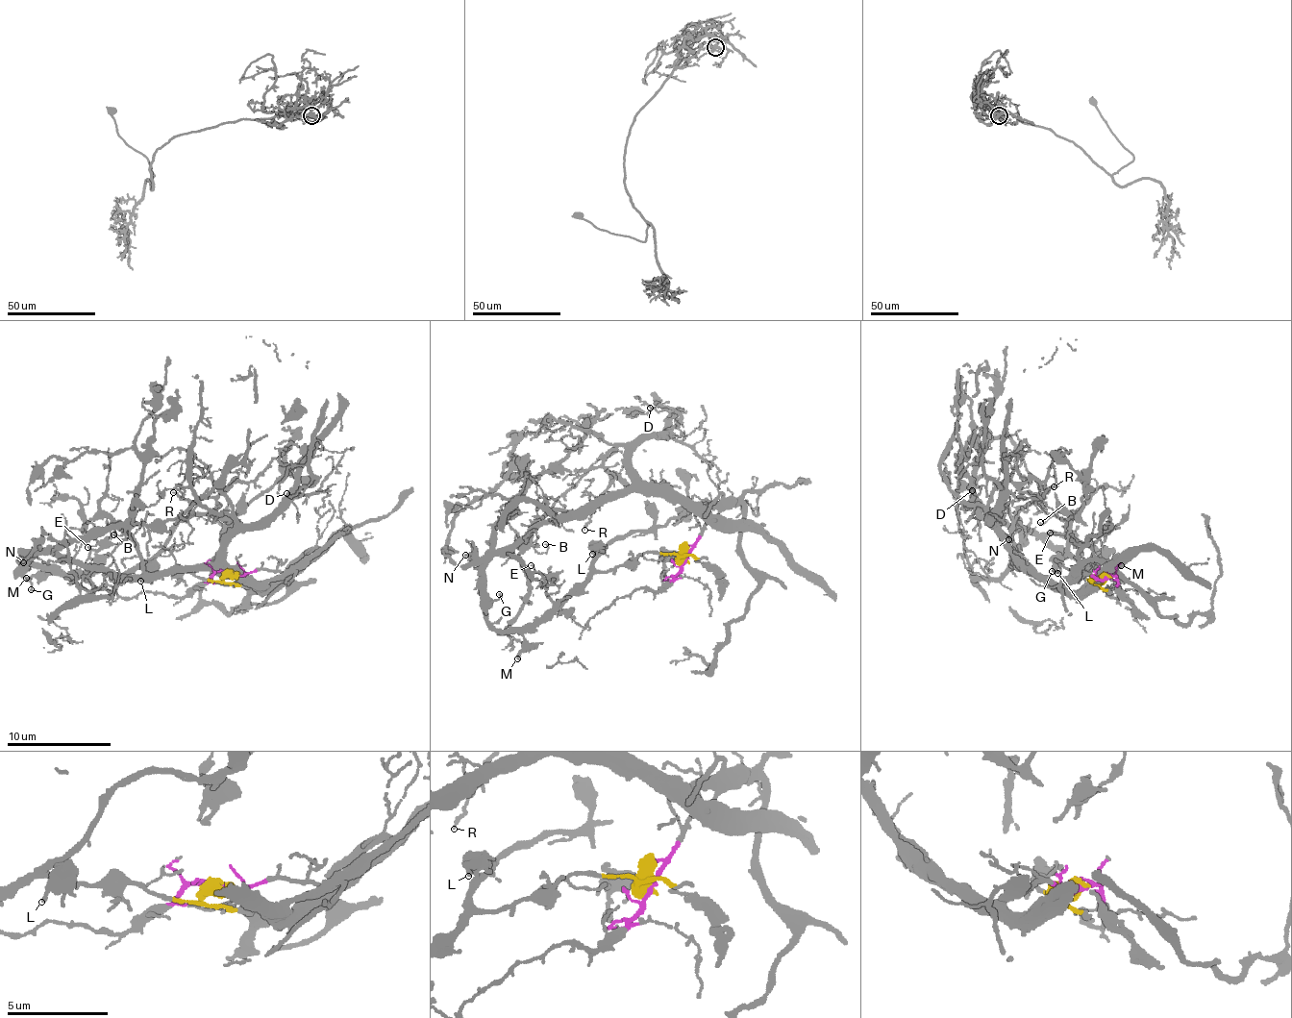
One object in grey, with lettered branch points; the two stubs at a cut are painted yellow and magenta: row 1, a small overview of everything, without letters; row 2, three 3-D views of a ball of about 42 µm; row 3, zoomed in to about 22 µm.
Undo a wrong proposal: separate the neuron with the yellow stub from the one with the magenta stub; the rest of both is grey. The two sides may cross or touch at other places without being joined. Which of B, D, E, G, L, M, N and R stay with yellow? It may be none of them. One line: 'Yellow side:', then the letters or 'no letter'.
Yellow side: E, G, L, M, N

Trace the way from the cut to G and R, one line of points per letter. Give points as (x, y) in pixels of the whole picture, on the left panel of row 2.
G: (230, 572), (206, 582), (187, 572), (64, 573), (22, 563), (28, 554), (30, 590)
R: (230, 572), (284, 575), (236, 578), (223, 558), (236, 523), (221, 488), (200, 501), (172, 491)

